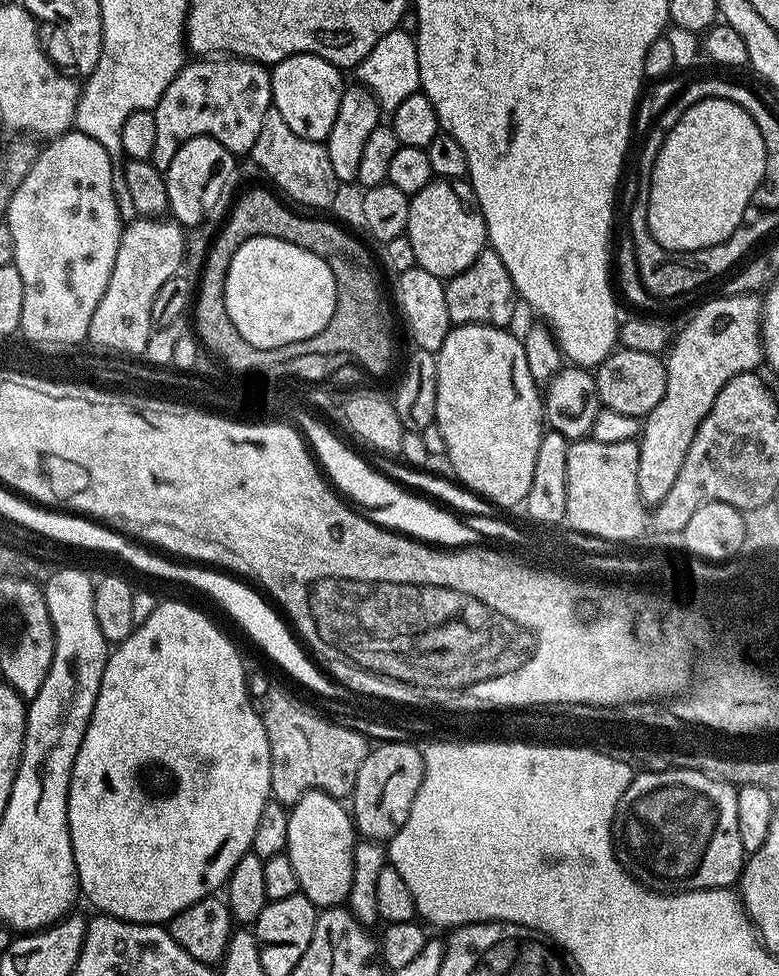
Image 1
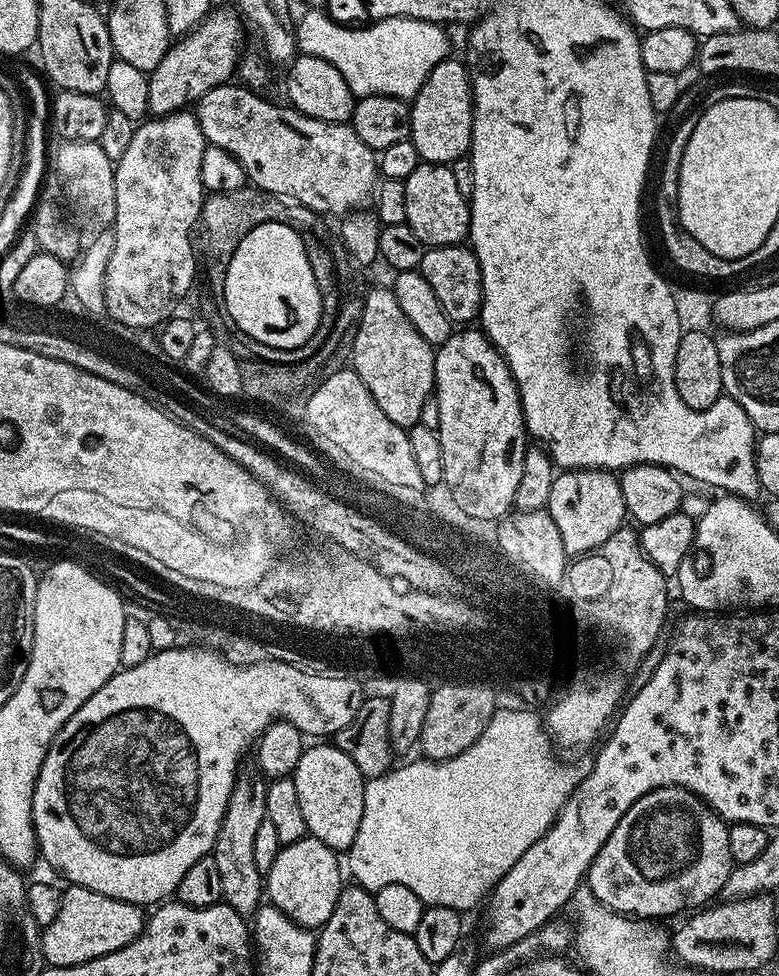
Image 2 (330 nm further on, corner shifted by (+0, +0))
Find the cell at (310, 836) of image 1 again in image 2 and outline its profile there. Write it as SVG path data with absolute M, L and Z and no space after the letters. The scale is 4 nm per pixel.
M316 742L305 747L302 758L298 758L296 771L291 778L294 786L298 786L298 802L302 805L302 815L306 817L308 835L318 838L318 842L326 842L337 854L347 853L354 838L358 834L358 826L362 826L362 810L364 809L364 775L354 766L350 754L346 754L332 742Z

